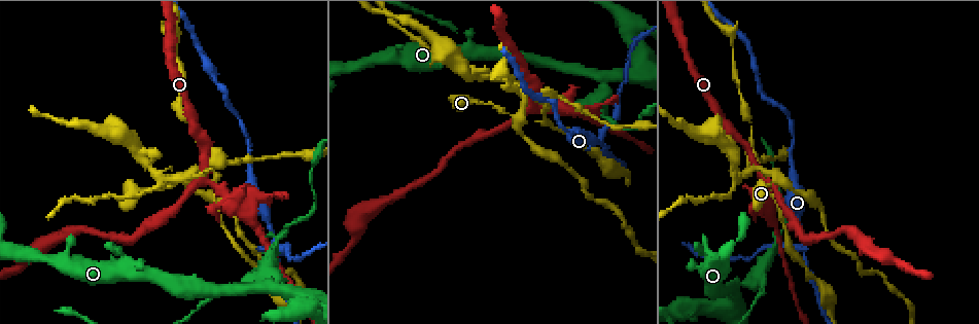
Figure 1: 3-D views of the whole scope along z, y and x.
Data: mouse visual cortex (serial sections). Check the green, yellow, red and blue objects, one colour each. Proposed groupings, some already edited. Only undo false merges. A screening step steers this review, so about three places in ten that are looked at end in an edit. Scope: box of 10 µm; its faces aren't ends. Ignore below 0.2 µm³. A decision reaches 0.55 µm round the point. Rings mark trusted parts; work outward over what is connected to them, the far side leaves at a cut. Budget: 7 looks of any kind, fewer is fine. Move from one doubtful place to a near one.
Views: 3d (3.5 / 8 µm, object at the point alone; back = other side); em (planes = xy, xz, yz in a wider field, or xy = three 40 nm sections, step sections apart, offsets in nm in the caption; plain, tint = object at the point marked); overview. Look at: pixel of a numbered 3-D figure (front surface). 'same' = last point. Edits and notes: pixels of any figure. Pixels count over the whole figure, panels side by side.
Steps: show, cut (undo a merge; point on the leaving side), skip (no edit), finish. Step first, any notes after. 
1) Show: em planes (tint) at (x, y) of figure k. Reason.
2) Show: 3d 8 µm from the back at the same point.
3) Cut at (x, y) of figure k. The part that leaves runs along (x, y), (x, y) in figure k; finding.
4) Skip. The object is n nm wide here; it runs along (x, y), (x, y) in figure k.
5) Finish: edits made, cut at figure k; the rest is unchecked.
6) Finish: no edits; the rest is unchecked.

Show: 3d 3.5 µm at (802, 244) of figure 1. Side arm on a straight run.

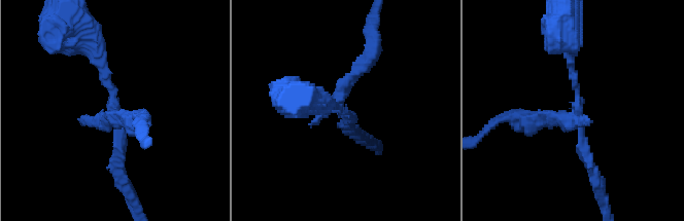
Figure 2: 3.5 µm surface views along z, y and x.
Show: em xy step 3 (tint) at (112, 109) of figure 2.

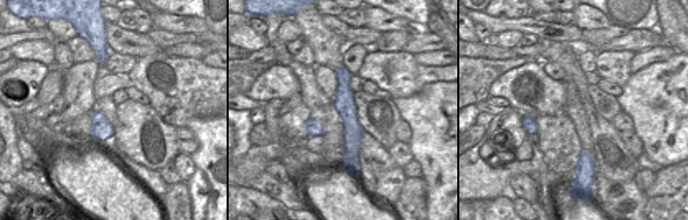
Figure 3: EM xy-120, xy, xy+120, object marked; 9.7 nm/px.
Show: em xy step 5 (tint) at the same point. Another direction.

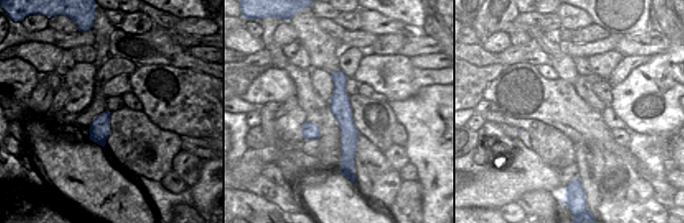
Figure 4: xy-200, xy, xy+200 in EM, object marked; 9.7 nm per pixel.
Cut at (350, 76) of figure 2. The part that leaves runs along (336, 101), (371, 56), (371, 24) in figure 2; two cells meet here.

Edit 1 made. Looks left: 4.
Show: 3d 3.5 µm at (601, 76) of figure 1. Arms part here.

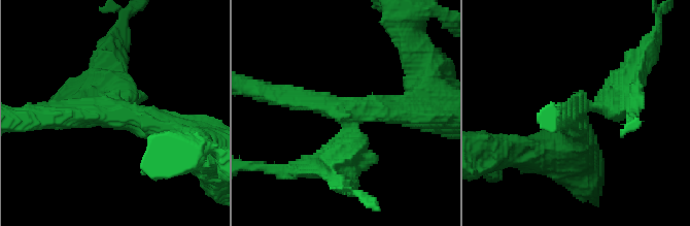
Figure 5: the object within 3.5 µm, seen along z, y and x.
Show: em xy step 2 (tint) at (577, 107) of figure 5. 3 arms meet here; the arms are 350, 400, 400 nm wide; need the tissue.

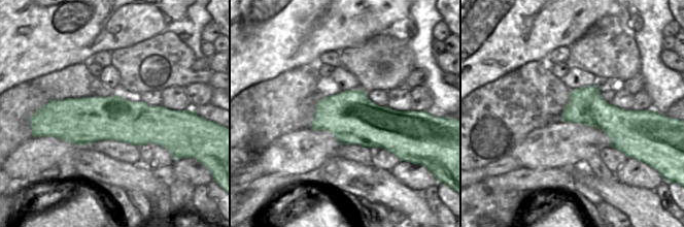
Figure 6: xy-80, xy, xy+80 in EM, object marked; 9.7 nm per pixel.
Cut at (363, 153) of figure 5. The part that leaves runs along (351, 128), (332, 164), (351, 191) in figure 5; two cells meet here.

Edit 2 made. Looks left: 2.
Finish: edits made, cut at figure 2, cut at figure 5; the rest is unchecked.

